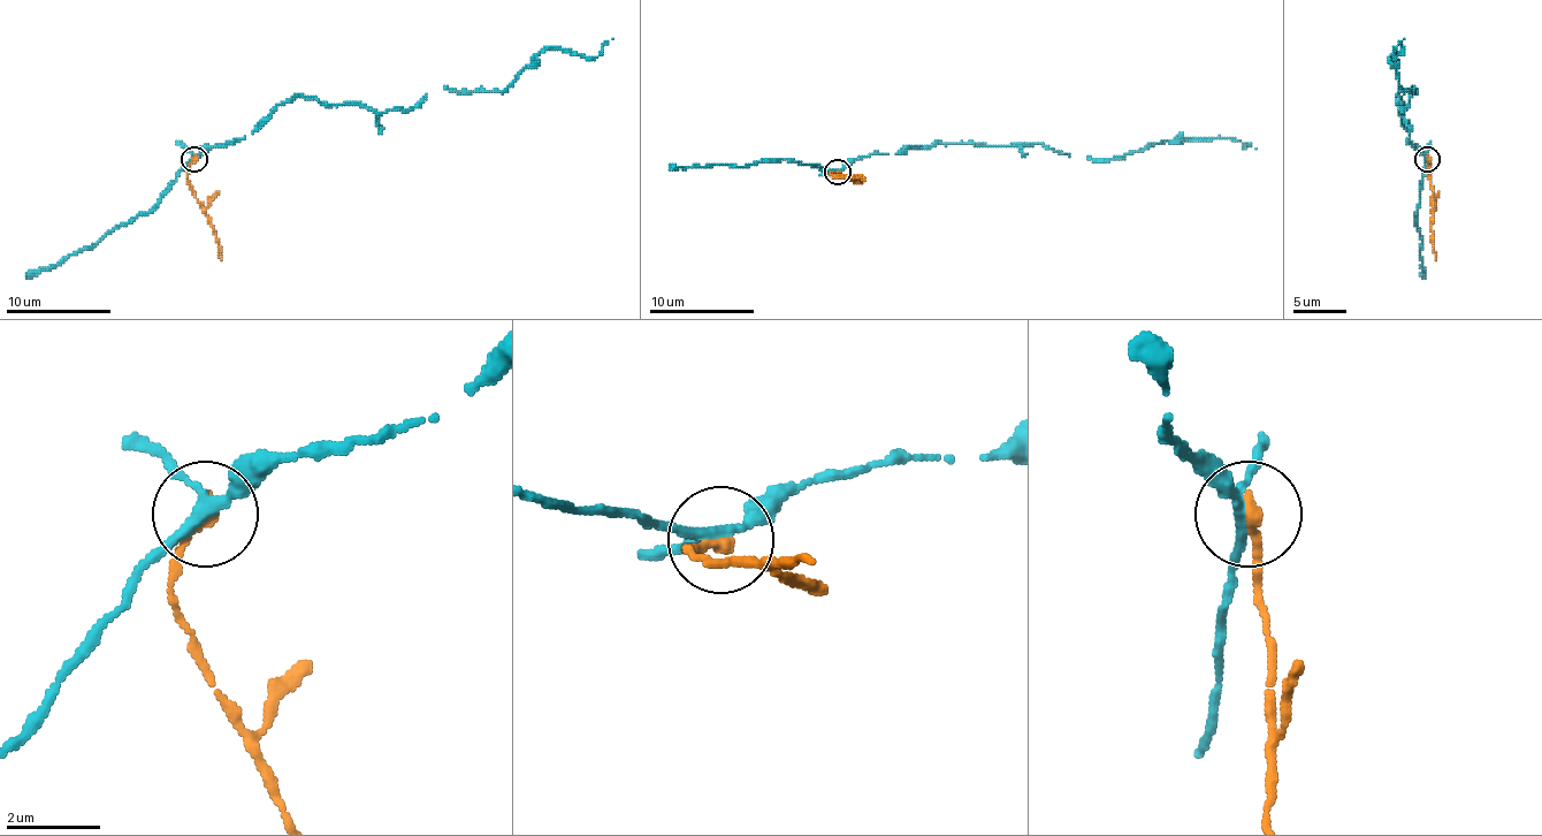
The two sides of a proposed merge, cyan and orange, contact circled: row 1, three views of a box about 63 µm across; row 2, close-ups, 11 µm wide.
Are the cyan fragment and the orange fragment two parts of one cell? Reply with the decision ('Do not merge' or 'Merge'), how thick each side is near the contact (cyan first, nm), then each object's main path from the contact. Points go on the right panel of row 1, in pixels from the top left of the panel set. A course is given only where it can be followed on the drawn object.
Do not merge. Thickness 200 nm (cyan) against 280 nm. Course of cyan: (1427, 160), (1410, 142), (1396, 97), (1402, 113), (1414, 91), (1404, 91), (1396, 50), (1394, 58), (1404, 39). Course of orange: (1427, 160), (1435, 259)

